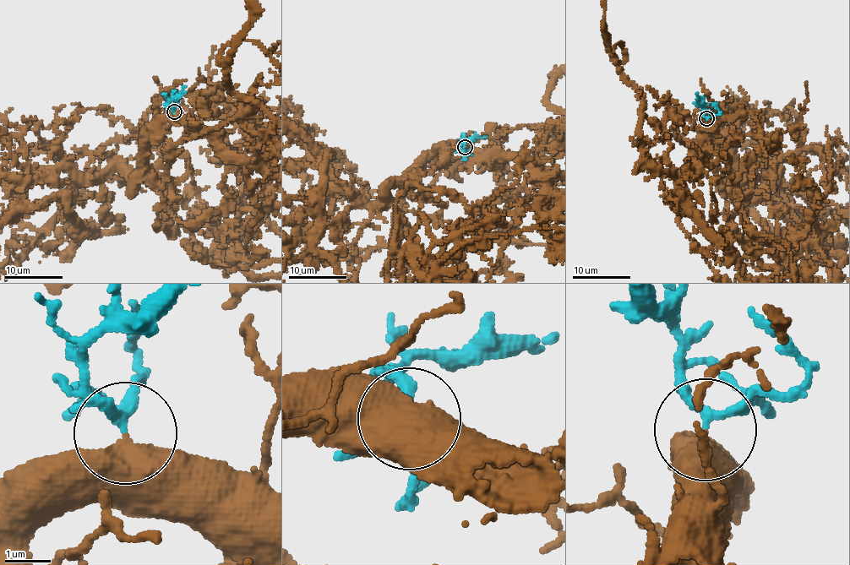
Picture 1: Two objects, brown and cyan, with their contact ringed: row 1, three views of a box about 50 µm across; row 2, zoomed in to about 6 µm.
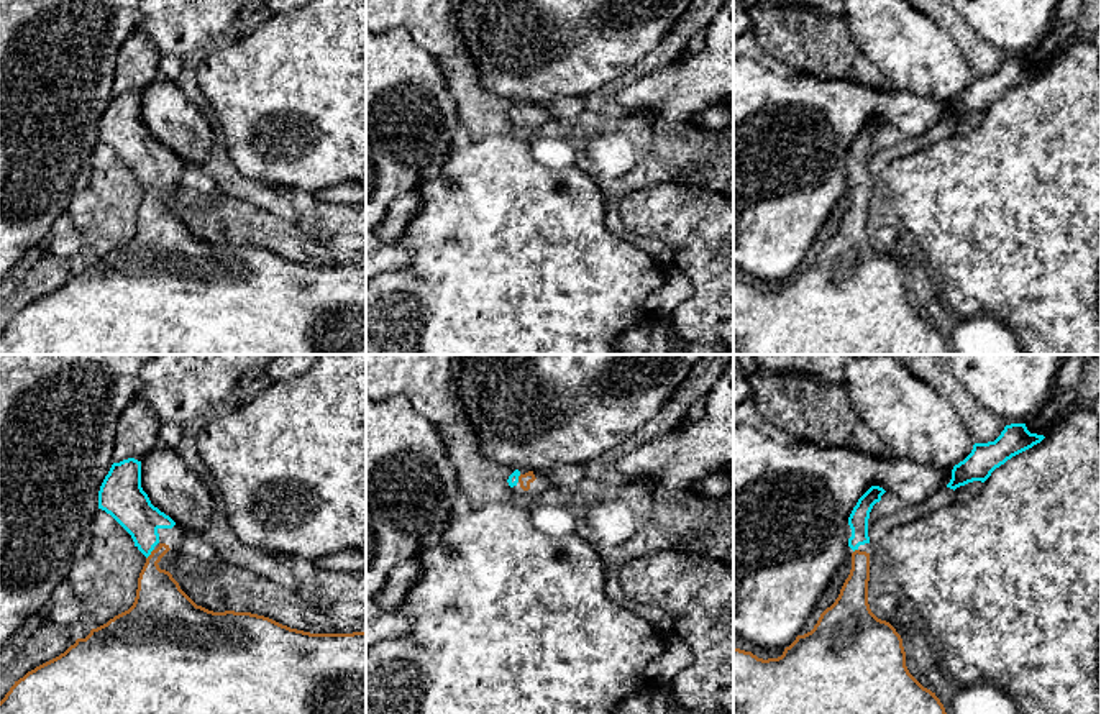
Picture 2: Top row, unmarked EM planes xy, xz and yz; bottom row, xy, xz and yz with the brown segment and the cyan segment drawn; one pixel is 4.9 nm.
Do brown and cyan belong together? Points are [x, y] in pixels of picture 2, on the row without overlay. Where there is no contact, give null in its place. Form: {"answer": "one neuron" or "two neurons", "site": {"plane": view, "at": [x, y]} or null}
{"answer": "one neuron", "site": {"plane": "xy", "at": [151, 186]}}

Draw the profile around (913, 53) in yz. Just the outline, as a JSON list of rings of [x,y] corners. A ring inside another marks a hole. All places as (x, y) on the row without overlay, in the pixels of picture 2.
[[[847,0],[845,20],[855,46],[881,71],[893,89],[930,100],[952,100],[971,85],[975,72],[955,39],[906,0]]]

